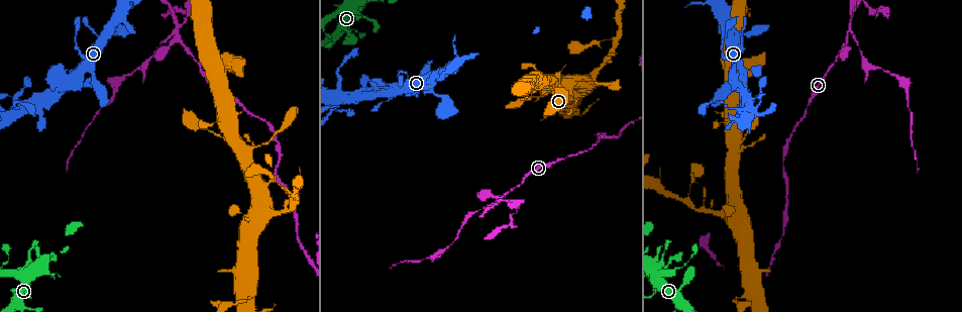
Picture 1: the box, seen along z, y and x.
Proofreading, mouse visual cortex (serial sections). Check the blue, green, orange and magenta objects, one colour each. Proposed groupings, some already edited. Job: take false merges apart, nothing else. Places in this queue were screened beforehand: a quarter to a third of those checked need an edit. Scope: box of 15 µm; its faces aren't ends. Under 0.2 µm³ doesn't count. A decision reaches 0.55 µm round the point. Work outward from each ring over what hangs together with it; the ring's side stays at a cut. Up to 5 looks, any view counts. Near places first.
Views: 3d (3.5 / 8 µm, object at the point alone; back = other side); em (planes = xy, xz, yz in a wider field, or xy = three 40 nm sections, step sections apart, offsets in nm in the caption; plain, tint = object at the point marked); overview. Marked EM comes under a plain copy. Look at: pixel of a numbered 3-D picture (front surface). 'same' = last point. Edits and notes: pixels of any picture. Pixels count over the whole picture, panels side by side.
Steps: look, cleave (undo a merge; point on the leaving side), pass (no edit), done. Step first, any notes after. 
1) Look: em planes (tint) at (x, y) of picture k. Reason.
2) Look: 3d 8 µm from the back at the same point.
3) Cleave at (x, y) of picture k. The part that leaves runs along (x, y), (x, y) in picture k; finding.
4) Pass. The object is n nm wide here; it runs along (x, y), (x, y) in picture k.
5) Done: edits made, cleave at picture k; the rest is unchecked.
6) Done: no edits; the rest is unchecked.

Look: 3d 3.5 µm from the back at (175, 30) of picture 1. Looks like a crossing.

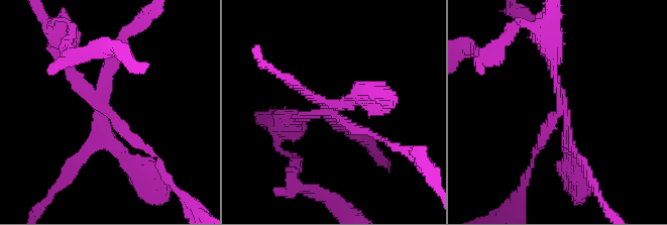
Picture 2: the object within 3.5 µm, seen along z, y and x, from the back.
Look: em xy step 1 (tint) at (565, 111) of picture 2. Shape alone is not enough.

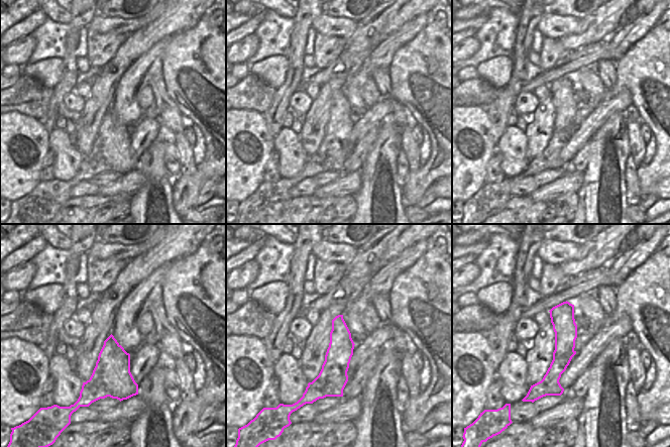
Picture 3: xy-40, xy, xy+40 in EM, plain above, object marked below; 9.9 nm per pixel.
Cleave at (125, 129) of picture 2. The part that leaves runs along (101, 108), (76, 83), (54, 30) in picture 2; two cells meet here.

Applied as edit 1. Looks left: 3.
Look: overview.

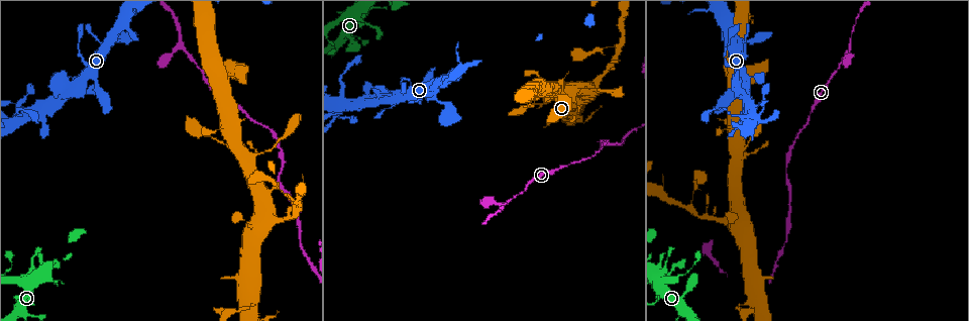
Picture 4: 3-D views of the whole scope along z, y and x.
Look: 3d 8 µm at (33, 276) of picture 4.

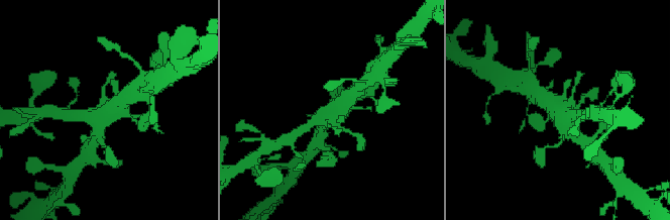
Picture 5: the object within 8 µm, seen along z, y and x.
Look: em xy step 3 (tint) at (104, 113) of picture 5.

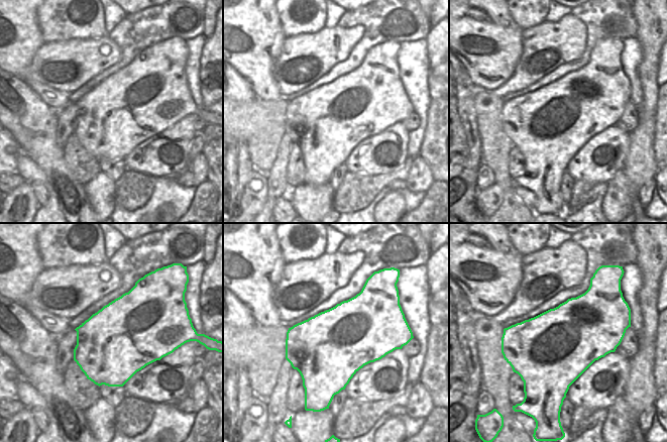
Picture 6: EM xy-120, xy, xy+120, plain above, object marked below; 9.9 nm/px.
Pass. One cell here.

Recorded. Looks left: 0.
Done: edits made, cleave at picture 2; the rest is unchecked.

